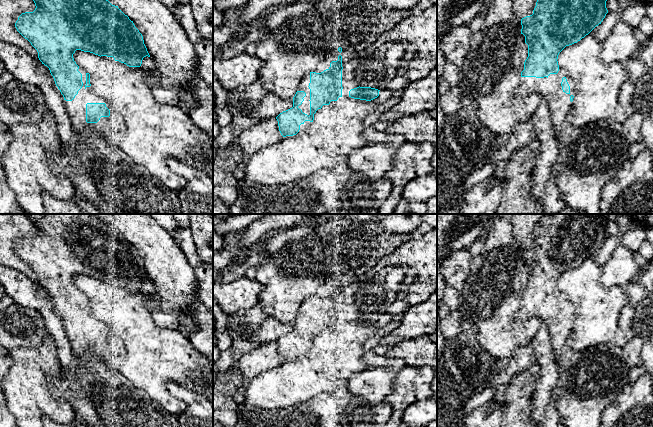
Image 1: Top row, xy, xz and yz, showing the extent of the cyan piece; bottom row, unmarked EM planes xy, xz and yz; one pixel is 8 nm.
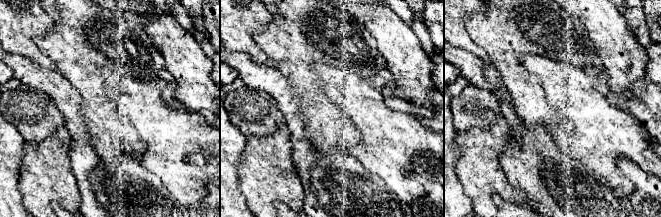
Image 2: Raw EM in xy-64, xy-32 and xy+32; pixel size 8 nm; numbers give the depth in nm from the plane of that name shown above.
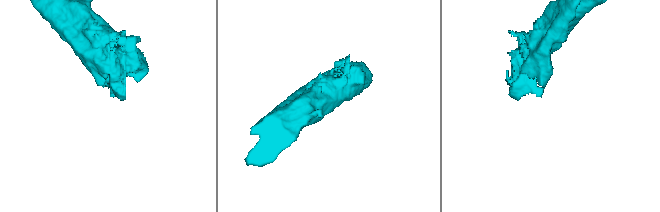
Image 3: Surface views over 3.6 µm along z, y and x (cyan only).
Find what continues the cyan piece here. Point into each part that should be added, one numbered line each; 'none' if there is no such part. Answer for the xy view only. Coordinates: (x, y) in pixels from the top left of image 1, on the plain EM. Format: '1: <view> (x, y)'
1: xy (76, 332)

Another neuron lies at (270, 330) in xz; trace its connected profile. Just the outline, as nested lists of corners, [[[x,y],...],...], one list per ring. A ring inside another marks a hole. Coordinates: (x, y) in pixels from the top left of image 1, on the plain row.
[[[273,318],[265,320],[257,331],[248,335],[249,340],[258,344],[277,341],[283,335],[293,331],[293,323],[283,323]]]

